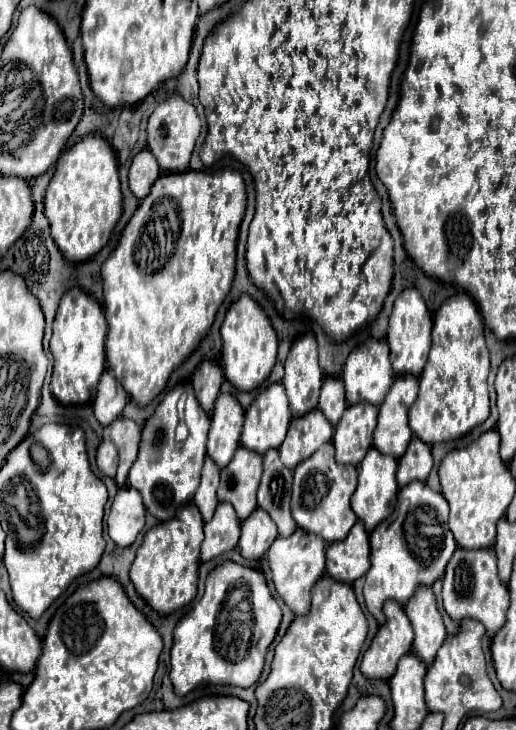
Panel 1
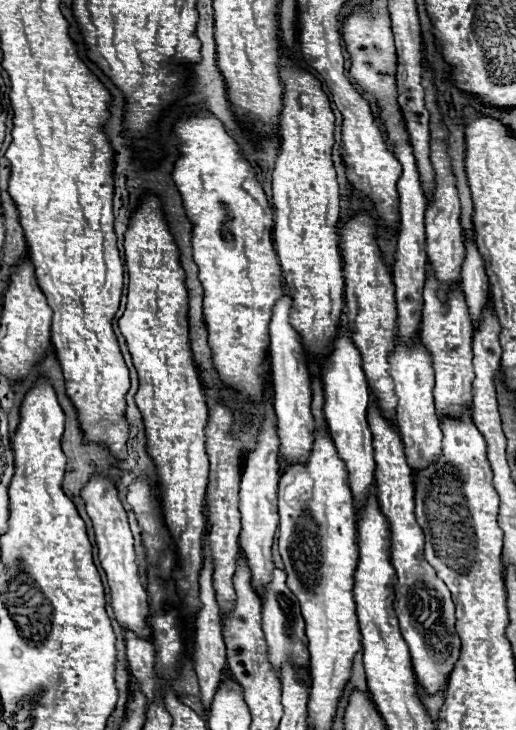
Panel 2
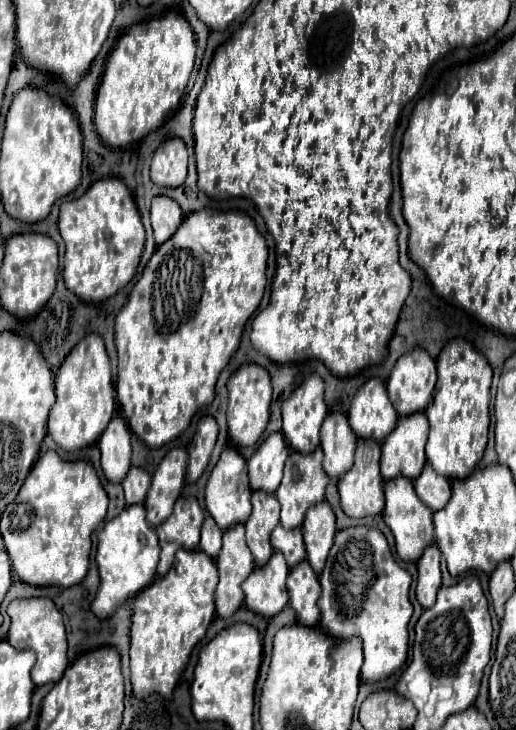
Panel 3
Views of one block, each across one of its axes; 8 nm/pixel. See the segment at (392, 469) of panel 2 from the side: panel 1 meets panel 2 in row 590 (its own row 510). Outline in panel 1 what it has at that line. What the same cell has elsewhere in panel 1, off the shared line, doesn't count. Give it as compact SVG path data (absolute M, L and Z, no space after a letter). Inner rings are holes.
M412 482L398 492L396 508L390 518L386 518L372 534L370 534L370 570L366 574L366 584L364 584L364 598L366 598L366 608L368 612L380 622L386 622L386 616L382 612L382 606L386 600L396 600L400 604L408 602L418 586L432 586L446 570L454 550L456 550L456 540L448 528L448 502L440 492L434 492L430 486L424 482Z

